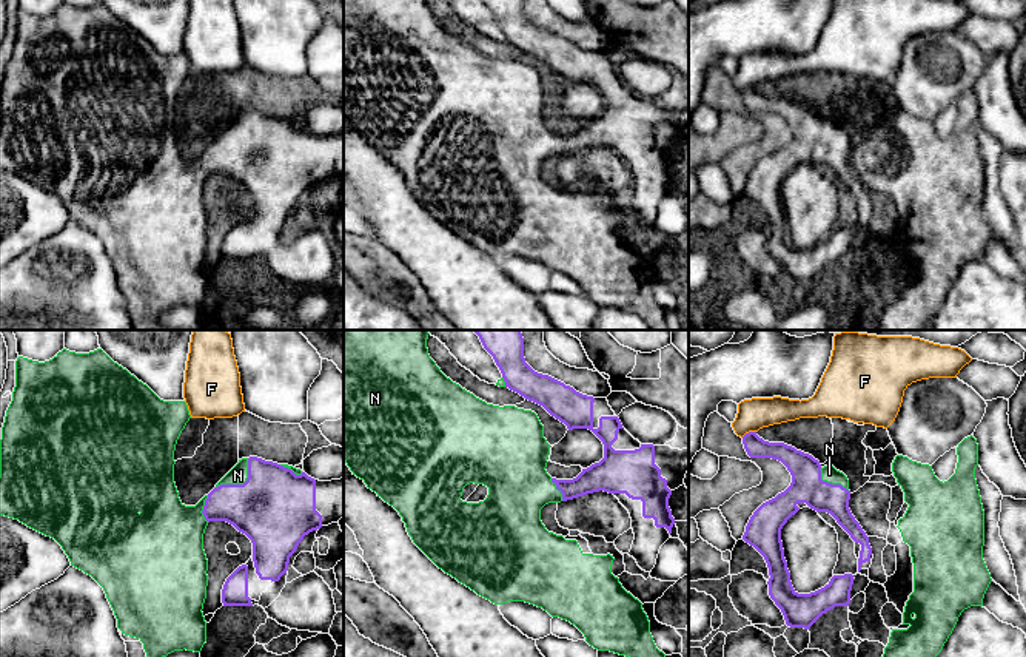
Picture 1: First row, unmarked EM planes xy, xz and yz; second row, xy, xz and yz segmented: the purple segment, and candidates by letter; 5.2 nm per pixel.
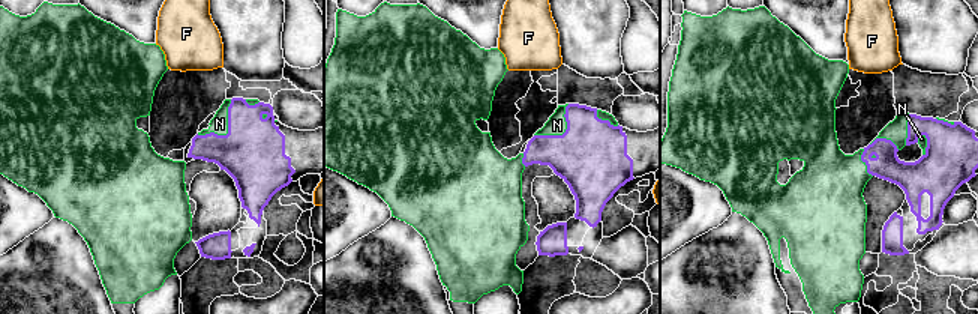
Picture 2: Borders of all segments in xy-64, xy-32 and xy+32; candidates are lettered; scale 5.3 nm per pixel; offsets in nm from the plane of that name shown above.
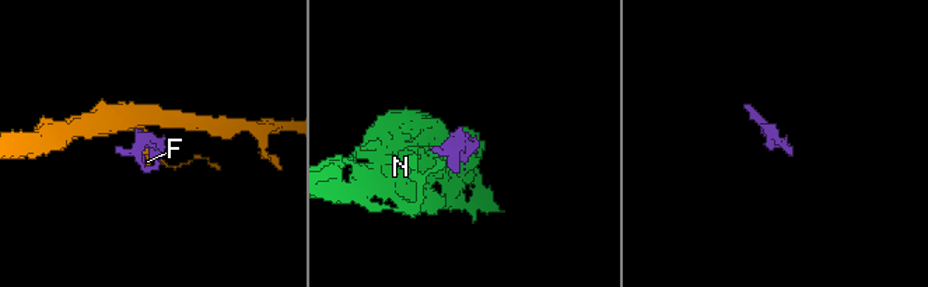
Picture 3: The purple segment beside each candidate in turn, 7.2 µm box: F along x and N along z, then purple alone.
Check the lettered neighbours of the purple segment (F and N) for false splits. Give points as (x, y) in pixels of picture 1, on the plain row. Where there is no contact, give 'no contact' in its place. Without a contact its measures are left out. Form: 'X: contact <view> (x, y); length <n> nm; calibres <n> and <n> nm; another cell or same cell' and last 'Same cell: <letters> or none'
F: contact yz (749, 87); length 90 nm; calibres 110 and 160 nm; another cell
N: contact xy (241, 139); length 240 nm; calibres 420 and 100 nm; same cell
Same cell: N

